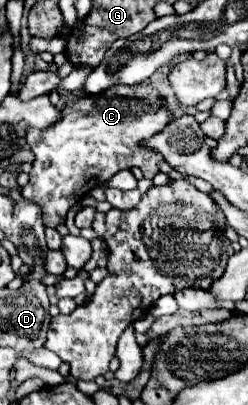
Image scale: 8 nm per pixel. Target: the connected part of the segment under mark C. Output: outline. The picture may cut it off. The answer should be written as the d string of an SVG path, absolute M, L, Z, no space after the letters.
M137 84L137 86L115 86L109 90L103 90L101 94L81 94L71 96L67 104L61 110L61 120L51 124L45 130L27 128L25 130L25 142L35 154L31 180L25 188L21 188L21 196L29 202L35 202L43 212L43 222L49 228L57 228L65 222L65 216L69 208L73 208L85 194L95 190L97 186L103 186L111 176L115 176L119 170L131 170L141 168L145 178L153 178L159 172L159 164L163 164L163 156L157 150L151 150L145 146L149 138L159 134L167 128L167 124L173 120L173 114L167 110L165 98L157 92L153 84Z

